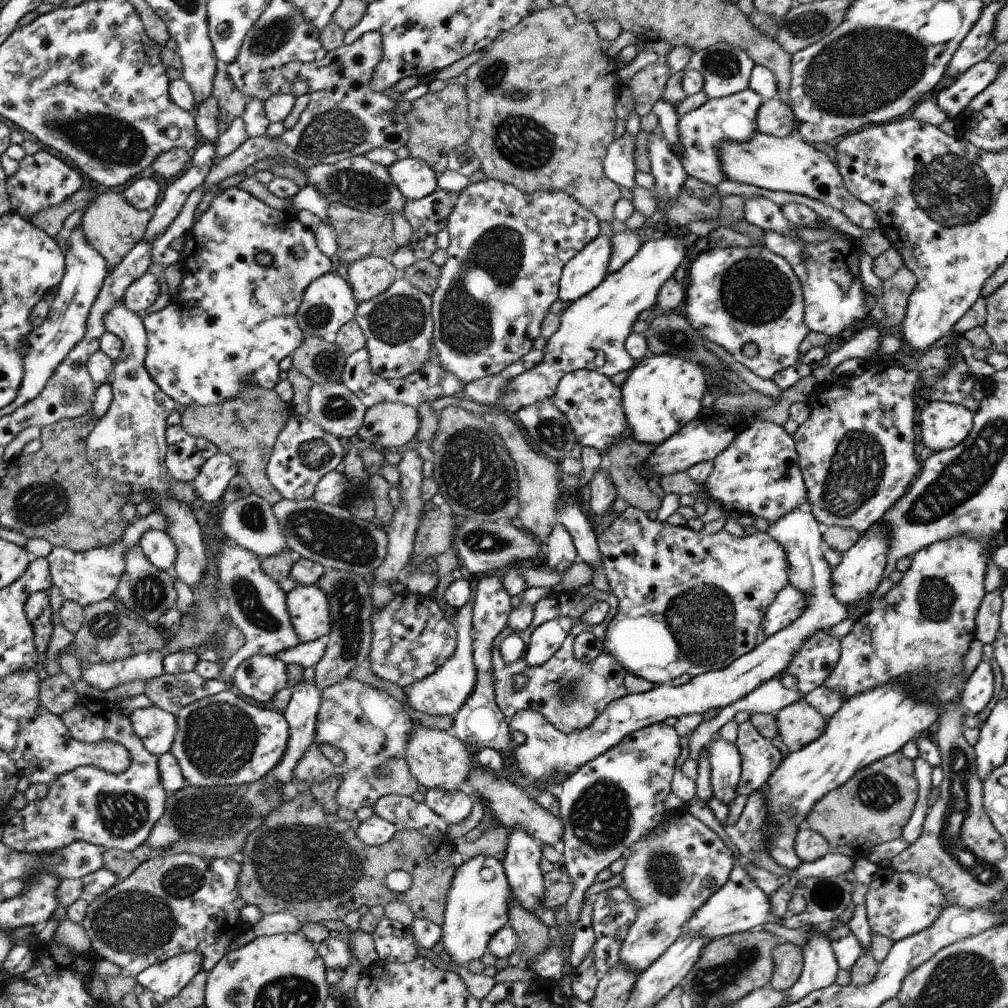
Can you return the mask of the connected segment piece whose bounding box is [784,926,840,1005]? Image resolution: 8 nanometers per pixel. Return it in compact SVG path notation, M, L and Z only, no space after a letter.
M808 926L810 931L803 950L803 969L800 978L787 992L787 1002L795 1003L811 992L835 982L840 970L829 936Z

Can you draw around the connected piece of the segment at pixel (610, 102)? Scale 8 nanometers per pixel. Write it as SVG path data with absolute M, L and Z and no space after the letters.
M567 4L551 5L546 9L532 11L532 14L524 17L518 25L503 33L498 41L495 41L486 49L476 63L465 70L461 80L467 89L469 122L474 131L467 144L479 156L480 170L486 174L488 179L498 179L510 183L528 194L538 194L543 191L562 191L572 195L592 214L595 214L597 219L611 222L615 218L615 206L622 196L618 184L612 182L612 179L609 179L602 170L602 160L605 160L606 150L612 144L614 126L617 123L617 114L614 112L614 104L616 104L616 88L614 88L616 86L616 74L614 74L614 70L616 70L616 64L602 52L600 41L601 38L598 38L596 28L592 24L588 24L588 21L580 20L572 7Z

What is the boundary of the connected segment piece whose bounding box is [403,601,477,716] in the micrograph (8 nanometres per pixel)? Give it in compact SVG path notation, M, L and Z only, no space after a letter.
M470 601L458 610L454 625L458 628L458 646L455 654L436 673L432 673L423 680L406 685L403 690L407 698L407 707L417 714L430 714L432 716L455 716L472 694L477 674L473 659L473 636L471 634L471 620L473 617L473 602Z

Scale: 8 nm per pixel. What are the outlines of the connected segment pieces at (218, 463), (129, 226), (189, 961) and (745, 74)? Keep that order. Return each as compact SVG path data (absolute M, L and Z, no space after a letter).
M222 453L212 455L202 465L198 476L192 481L197 502L216 502L222 498L228 481L238 474L238 464Z
M102 189L88 205L80 226L86 240L107 259L107 268L111 271L143 240L146 226L150 224L153 216L154 208L152 211L141 211L132 206L120 192Z
M190 951L143 970L136 976L136 980L159 999L169 999L178 996L202 968L203 954Z
M716 43L708 48L694 52L689 68L697 70L704 77L703 90L709 99L719 99L749 88L749 78L755 62L748 53L728 43Z

